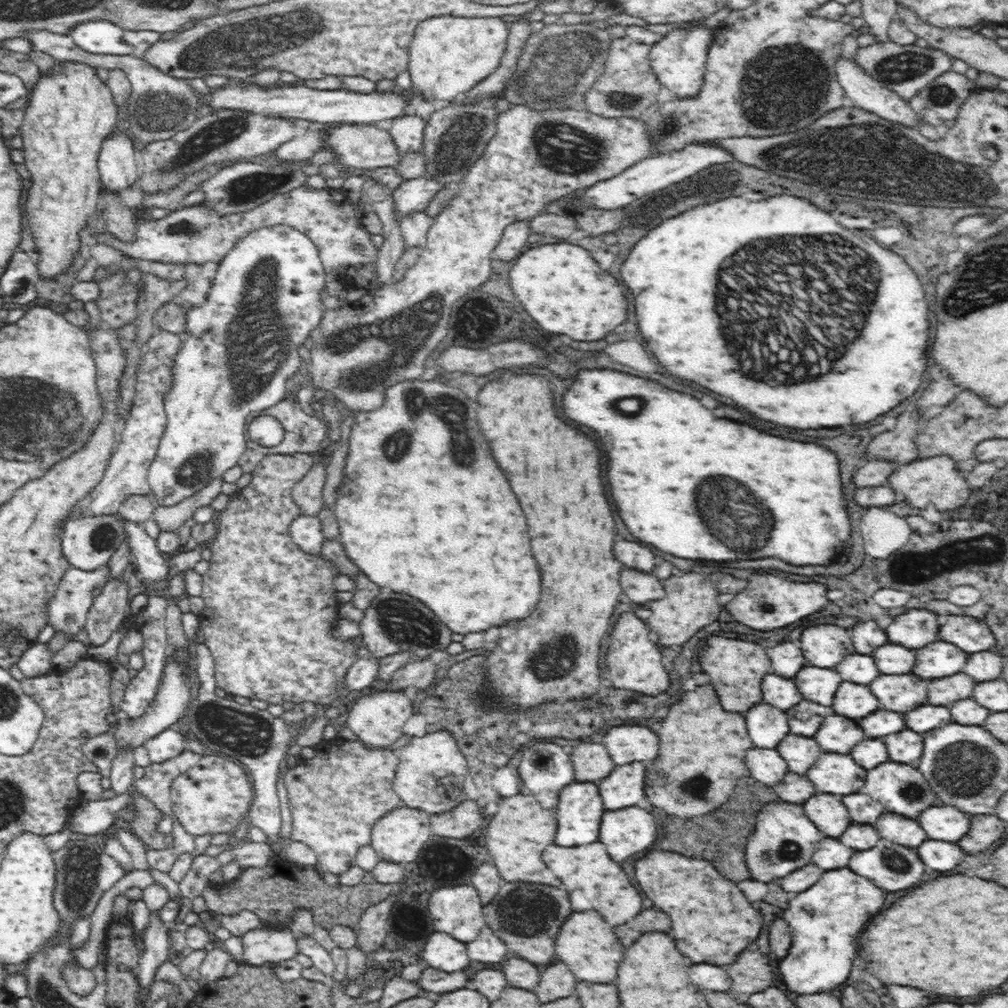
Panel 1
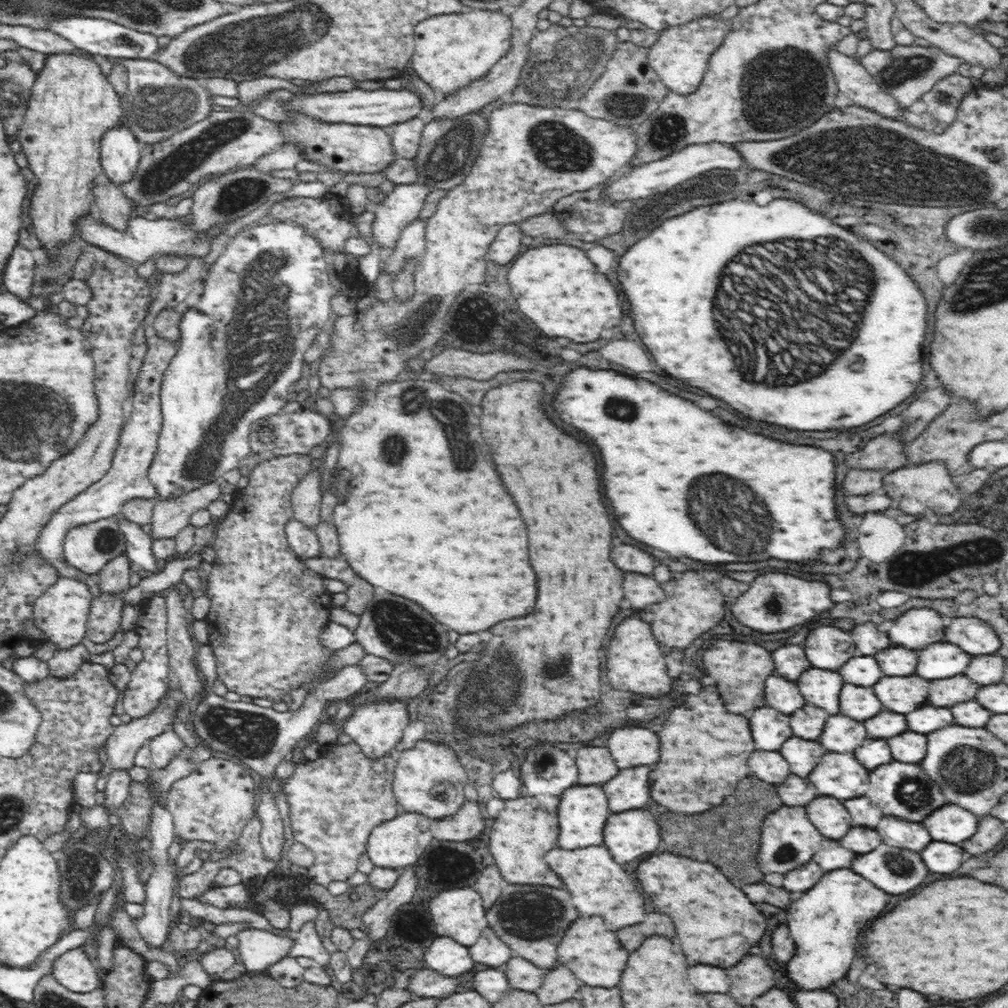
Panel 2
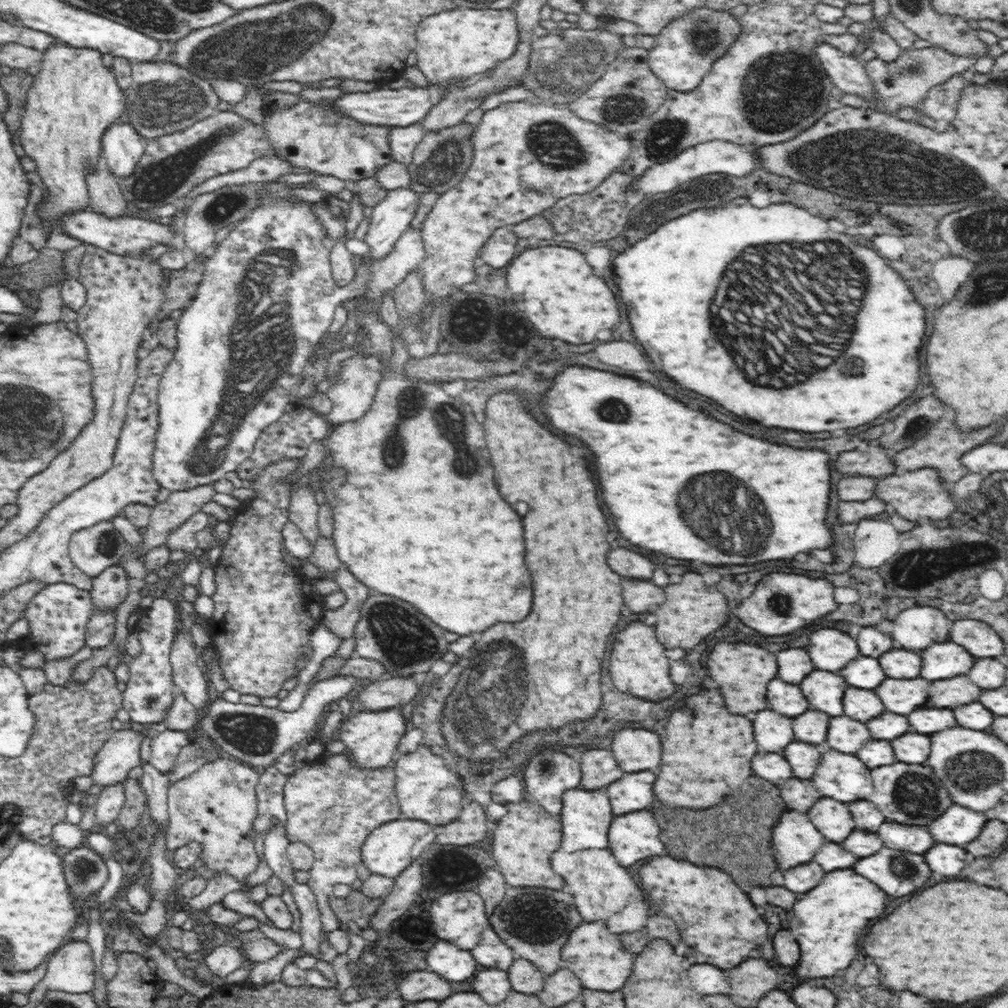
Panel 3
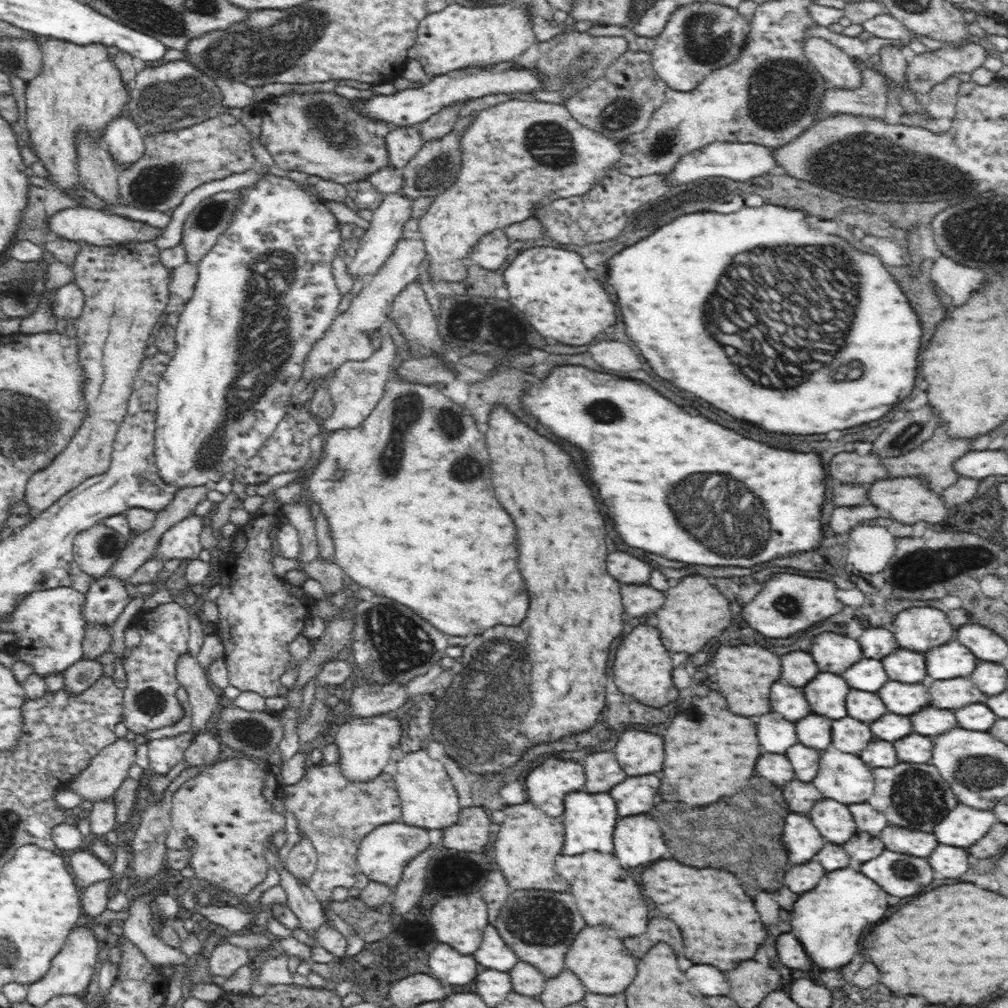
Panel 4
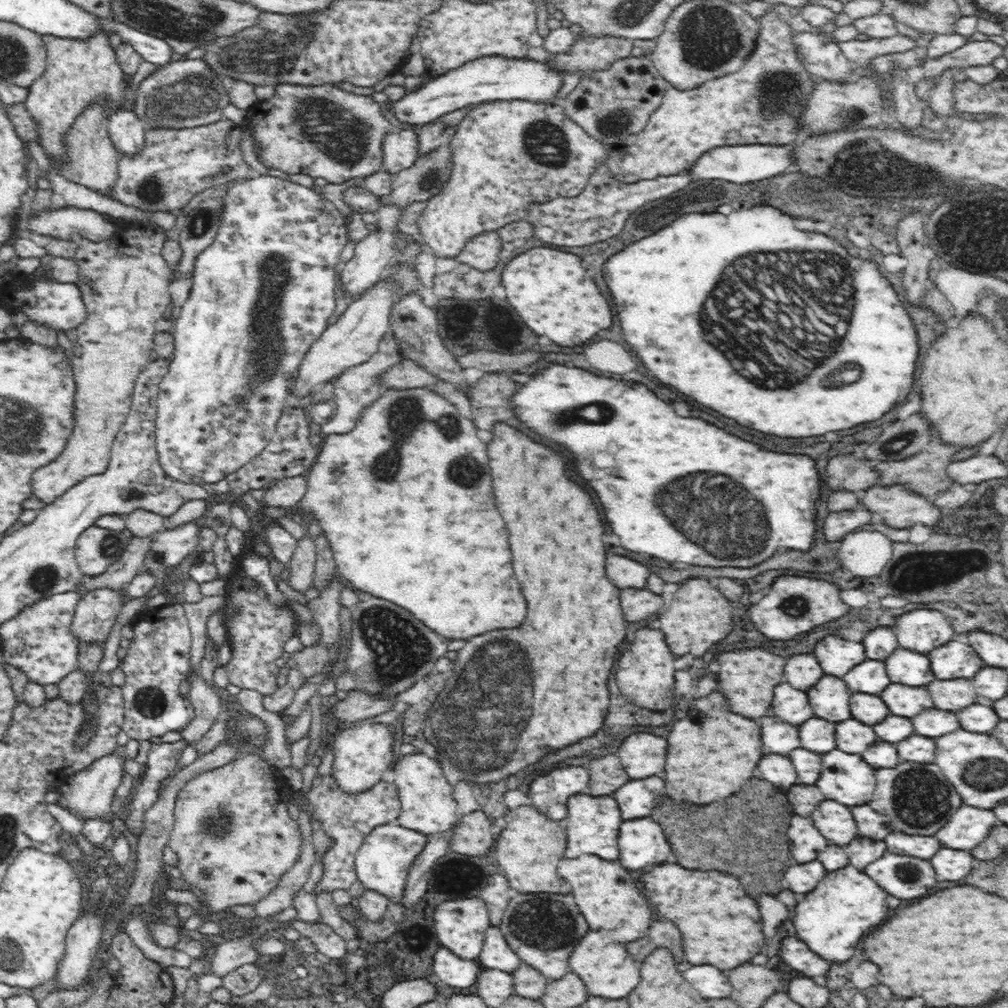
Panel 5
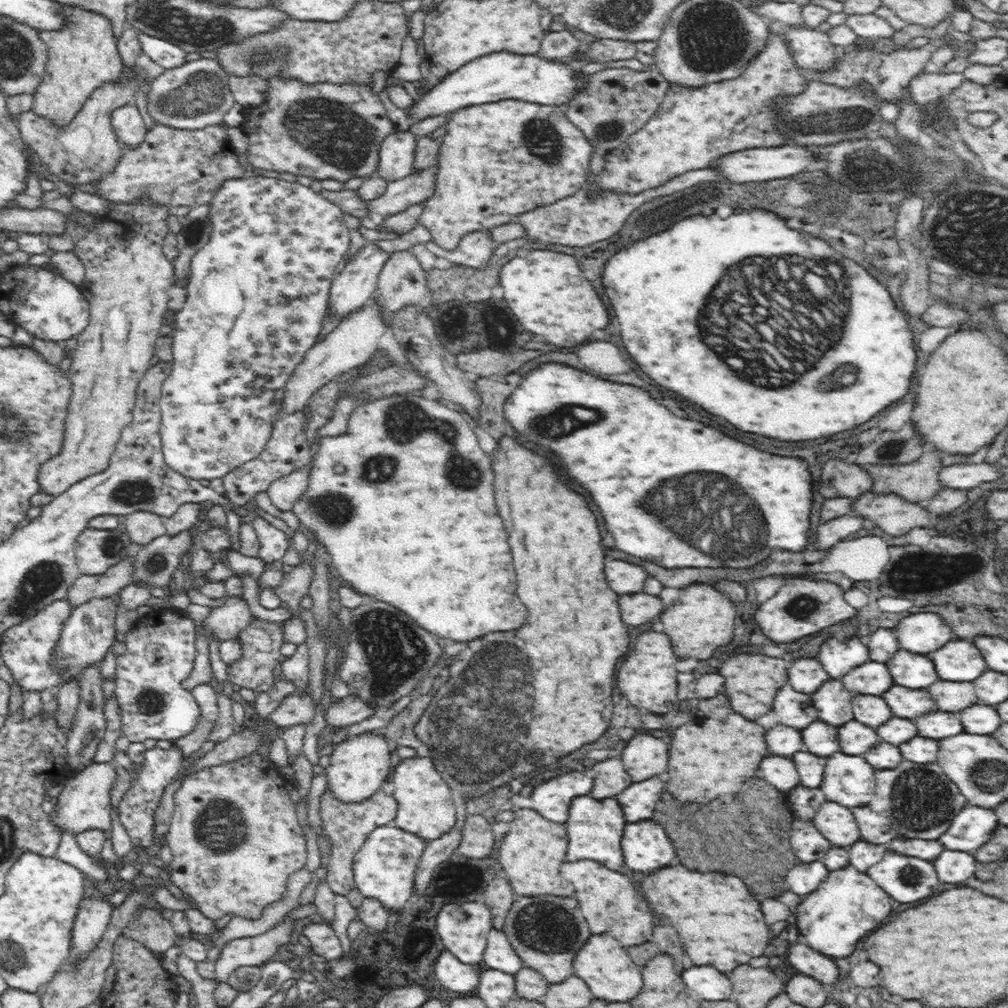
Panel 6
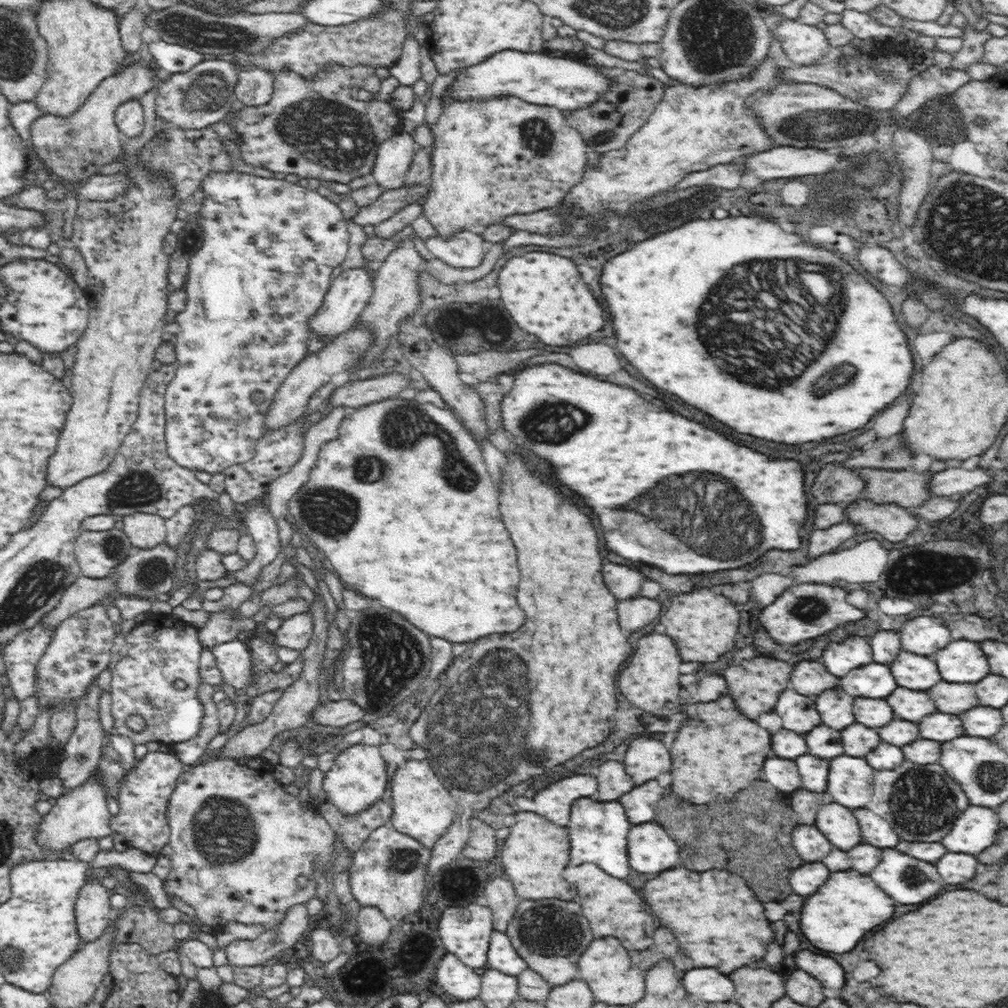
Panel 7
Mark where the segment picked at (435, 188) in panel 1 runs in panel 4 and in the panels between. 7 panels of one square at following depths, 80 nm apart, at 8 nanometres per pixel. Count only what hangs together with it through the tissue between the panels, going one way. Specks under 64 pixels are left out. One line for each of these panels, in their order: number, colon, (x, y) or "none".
2: (402, 205)
3: (392, 216)
4: (386, 228)

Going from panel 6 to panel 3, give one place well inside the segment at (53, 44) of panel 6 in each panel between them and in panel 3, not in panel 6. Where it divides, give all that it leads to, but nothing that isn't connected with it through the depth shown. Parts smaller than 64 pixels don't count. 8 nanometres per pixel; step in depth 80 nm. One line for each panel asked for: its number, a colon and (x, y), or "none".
3: (74, 99)
4: (79, 89)
5: (79, 73)

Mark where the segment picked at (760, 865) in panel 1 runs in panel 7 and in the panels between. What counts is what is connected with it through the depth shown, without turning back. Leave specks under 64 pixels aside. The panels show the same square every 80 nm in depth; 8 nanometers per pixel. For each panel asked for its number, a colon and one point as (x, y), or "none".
2: (789, 841)
3: (796, 841)
4: (803, 840)
5: (805, 842)
6: (809, 845)
7: (811, 845)

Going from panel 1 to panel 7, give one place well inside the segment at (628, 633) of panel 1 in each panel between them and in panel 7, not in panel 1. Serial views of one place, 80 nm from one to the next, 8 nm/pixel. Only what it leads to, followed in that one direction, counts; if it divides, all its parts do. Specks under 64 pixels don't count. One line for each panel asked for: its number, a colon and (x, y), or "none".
2: (635, 662)
3: (638, 665)
4: (642, 668)
5: (645, 671)
6: (648, 678)
7: (650, 681)

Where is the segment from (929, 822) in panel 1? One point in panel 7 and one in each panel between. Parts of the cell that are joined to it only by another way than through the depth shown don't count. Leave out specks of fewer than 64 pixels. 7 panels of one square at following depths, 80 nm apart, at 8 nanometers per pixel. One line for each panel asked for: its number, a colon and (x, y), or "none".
2: (950, 823)
3: (958, 825)
4: (963, 825)
5: (968, 826)
6: (974, 826)
7: (978, 826)

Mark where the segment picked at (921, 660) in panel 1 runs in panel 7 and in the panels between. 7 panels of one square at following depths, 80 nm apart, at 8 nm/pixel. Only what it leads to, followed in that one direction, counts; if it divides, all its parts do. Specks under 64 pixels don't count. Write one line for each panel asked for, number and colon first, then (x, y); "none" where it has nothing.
2: (941, 660)
3: (946, 660)
4: (953, 659)
5: (954, 659)
6: (960, 661)
7: (961, 660)

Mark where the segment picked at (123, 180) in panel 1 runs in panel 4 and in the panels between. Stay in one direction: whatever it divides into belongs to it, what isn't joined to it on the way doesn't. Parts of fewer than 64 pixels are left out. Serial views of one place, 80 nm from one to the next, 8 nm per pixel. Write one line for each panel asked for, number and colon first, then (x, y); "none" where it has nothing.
2: (119, 156)
3: (122, 148)
4: (124, 140)

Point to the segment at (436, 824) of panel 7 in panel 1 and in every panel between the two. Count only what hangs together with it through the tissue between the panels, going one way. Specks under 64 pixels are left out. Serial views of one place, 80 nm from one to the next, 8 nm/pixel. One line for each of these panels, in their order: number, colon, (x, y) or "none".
1: (430, 776)
2: (429, 779)
3: (428, 787)
4: (429, 793)
5: (429, 804)
6: (425, 807)

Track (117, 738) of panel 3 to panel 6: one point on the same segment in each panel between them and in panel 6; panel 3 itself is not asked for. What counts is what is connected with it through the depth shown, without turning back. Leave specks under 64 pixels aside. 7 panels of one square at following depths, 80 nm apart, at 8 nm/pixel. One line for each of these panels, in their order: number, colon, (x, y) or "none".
4: (107, 771)
5: (89, 793)
6: (85, 802)

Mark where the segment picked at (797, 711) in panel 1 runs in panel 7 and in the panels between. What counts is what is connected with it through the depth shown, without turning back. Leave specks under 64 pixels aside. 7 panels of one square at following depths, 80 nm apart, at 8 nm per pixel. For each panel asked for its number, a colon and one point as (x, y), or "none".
2: (807, 722)
3: (811, 726)
4: (814, 730)
5: (817, 735)
6: (820, 738)
7: (824, 742)

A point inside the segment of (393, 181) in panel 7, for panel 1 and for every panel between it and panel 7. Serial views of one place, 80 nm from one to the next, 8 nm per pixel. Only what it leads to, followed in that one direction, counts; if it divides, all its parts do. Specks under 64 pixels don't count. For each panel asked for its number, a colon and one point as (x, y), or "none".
1: (407, 132)
2: (405, 136)
3: (403, 140)
4: (402, 143)
5: (400, 149)
6: (396, 157)

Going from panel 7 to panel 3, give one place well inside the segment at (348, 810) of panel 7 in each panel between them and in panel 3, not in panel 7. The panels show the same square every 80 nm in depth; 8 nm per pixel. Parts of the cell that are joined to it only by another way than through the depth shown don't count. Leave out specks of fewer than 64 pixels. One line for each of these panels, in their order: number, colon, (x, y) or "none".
3: (372, 737)
4: (365, 745)
5: (362, 752)
6: (359, 764)

